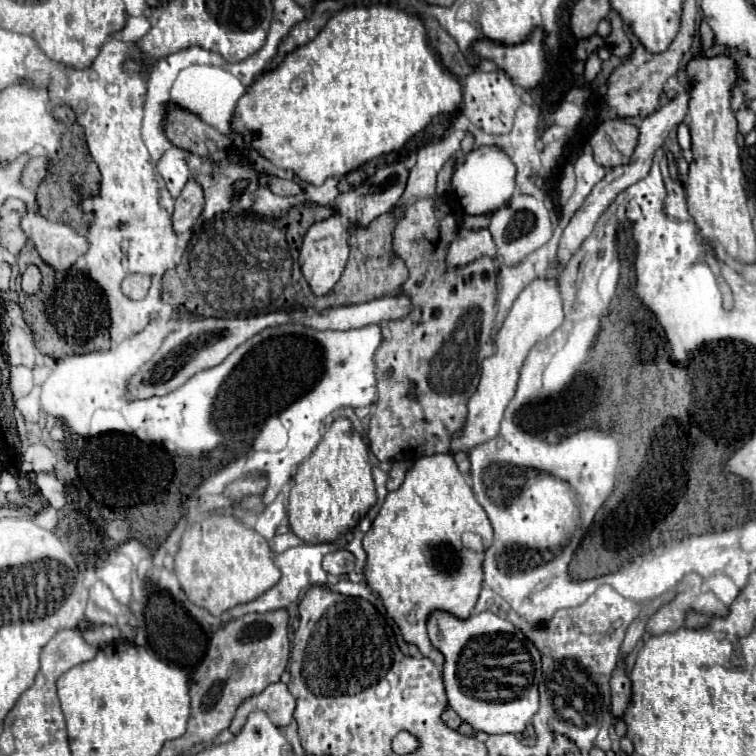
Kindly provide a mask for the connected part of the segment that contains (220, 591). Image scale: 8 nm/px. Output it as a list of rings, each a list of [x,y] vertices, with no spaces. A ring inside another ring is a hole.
[[[210,515],[186,529],[180,551],[174,557],[174,571],[186,597],[212,615],[220,615],[238,603],[254,601],[278,581],[270,543],[232,515]]]

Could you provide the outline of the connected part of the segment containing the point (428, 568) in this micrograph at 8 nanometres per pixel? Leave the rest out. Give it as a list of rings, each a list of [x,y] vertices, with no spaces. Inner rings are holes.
[[[430,455],[414,461],[400,489],[386,495],[380,513],[364,535],[364,551],[368,555],[364,577],[368,587],[378,593],[386,613],[400,627],[404,641],[416,645],[436,667],[444,665],[444,655],[428,639],[428,617],[434,611],[446,611],[458,619],[468,619],[484,581],[484,551],[464,549],[460,537],[466,531],[482,537],[484,551],[490,547],[490,519],[458,471],[454,457]],[[412,609],[416,609],[416,623],[406,619]]]

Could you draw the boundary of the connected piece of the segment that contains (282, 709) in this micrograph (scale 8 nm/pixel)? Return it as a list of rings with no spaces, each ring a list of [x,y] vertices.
[[[272,683],[272,685],[268,685],[262,693],[250,697],[248,701],[244,701],[244,703],[238,707],[238,711],[236,711],[234,719],[232,719],[230,731],[232,731],[234,735],[238,735],[240,729],[244,727],[248,715],[250,715],[252,711],[256,711],[256,709],[264,711],[264,713],[272,719],[272,723],[274,723],[276,727],[286,727],[286,725],[292,721],[294,707],[296,707],[296,699],[290,695],[288,687],[286,687],[284,683]]]

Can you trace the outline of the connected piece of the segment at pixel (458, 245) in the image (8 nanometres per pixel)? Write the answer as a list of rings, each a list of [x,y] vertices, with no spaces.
[[[488,227],[472,231],[472,229],[460,229],[454,243],[448,251],[448,263],[452,267],[466,265],[482,255],[496,255],[496,243],[488,231]]]

